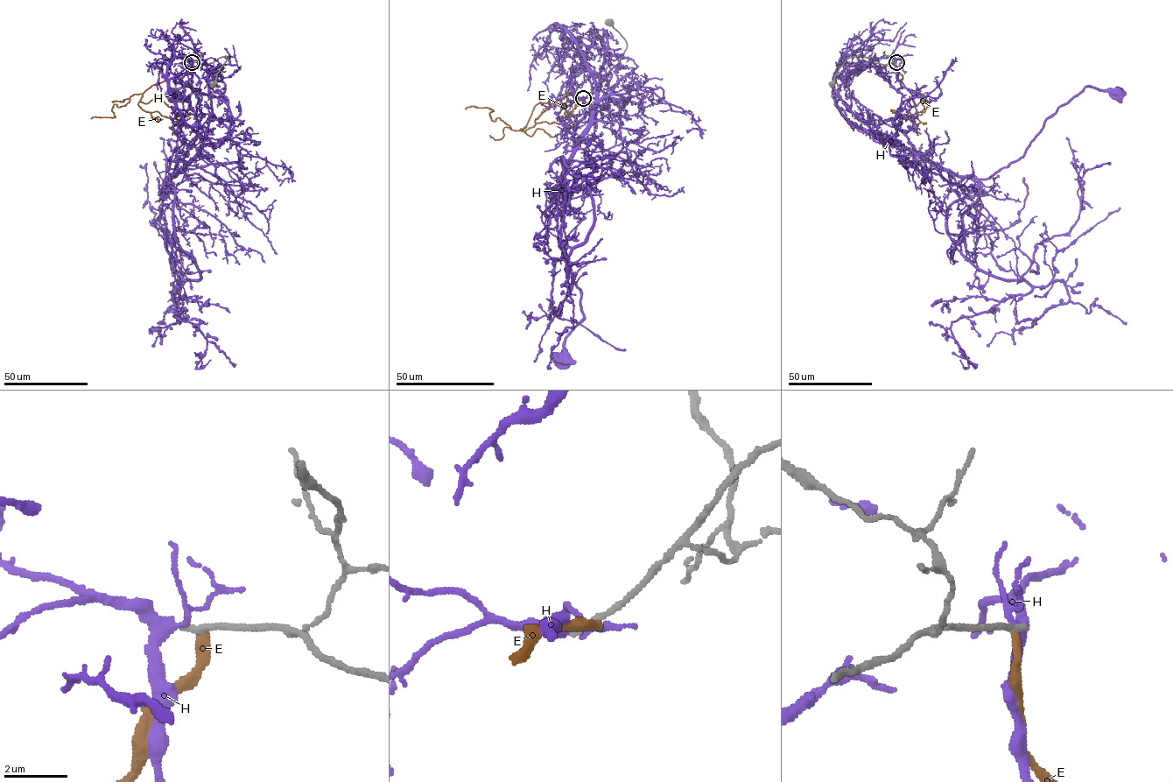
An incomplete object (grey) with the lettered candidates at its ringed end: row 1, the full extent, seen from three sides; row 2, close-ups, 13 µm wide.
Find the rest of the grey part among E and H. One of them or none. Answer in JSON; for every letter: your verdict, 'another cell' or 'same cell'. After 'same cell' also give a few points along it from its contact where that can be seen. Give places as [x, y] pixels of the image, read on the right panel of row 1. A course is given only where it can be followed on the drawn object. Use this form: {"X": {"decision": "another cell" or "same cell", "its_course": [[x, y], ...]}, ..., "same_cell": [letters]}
{"E": {"decision": "another cell"}, "H": {"decision": "another cell"}, "same_cell": []}

